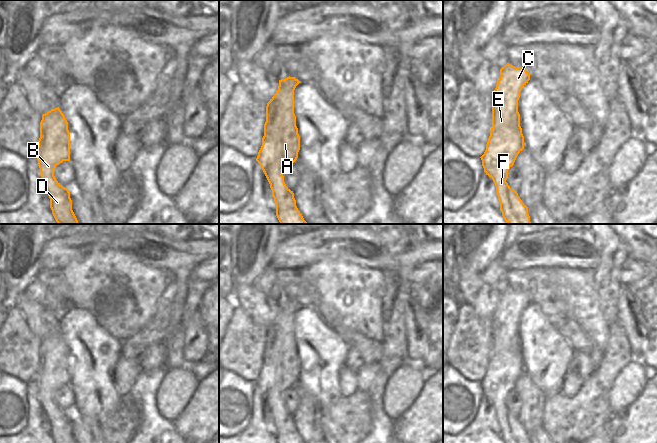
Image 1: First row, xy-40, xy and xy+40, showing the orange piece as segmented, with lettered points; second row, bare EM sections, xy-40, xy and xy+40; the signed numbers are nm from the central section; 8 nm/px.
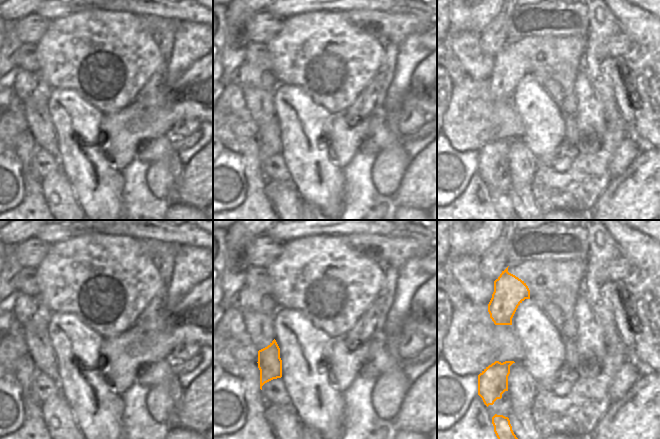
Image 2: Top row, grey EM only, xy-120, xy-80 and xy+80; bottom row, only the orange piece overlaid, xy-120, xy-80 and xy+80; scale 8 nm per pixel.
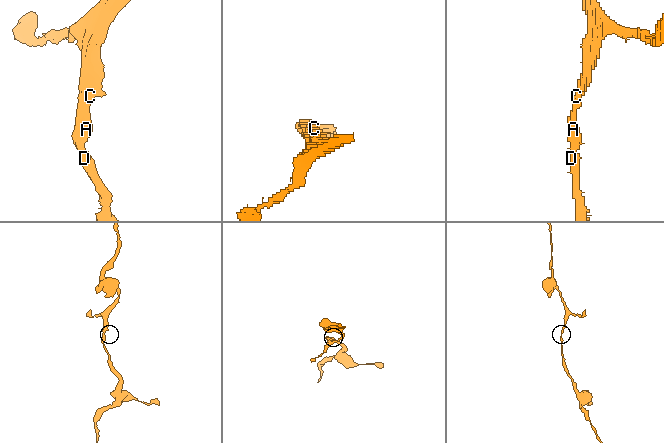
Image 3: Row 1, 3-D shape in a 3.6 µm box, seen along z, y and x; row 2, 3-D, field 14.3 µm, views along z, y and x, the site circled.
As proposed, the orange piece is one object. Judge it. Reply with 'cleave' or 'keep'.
keep

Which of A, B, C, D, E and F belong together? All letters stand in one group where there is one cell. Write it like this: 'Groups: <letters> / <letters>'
Groups: A B C D E F.

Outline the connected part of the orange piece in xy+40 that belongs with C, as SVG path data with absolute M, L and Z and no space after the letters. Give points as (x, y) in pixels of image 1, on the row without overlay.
M509 287L500 293L500 302L492 318L492 352L486 374L480 381L486 399L492 402L504 443L530 443L528 431L517 415L506 406L508 394L524 373L518 324L530 298Z

